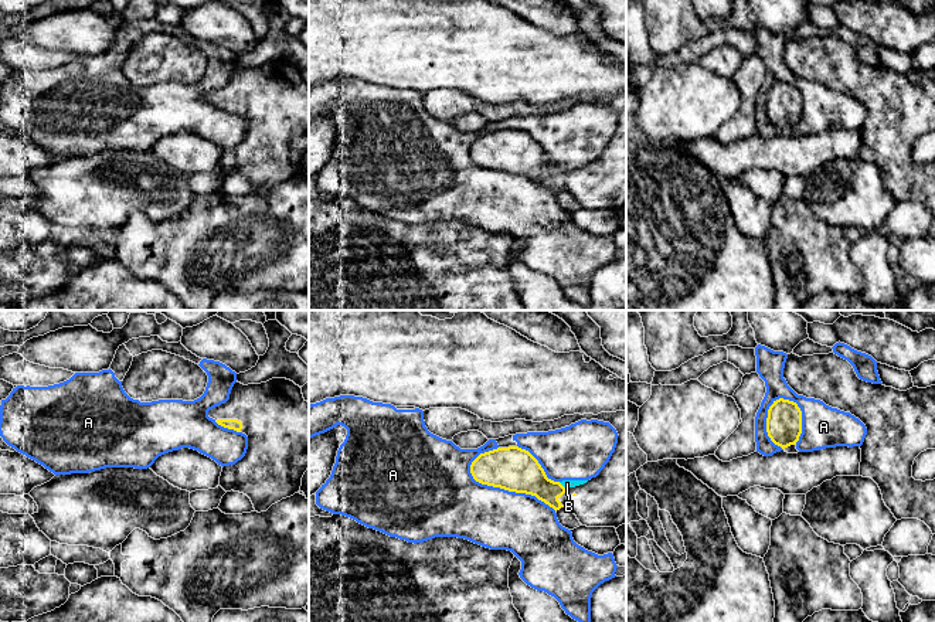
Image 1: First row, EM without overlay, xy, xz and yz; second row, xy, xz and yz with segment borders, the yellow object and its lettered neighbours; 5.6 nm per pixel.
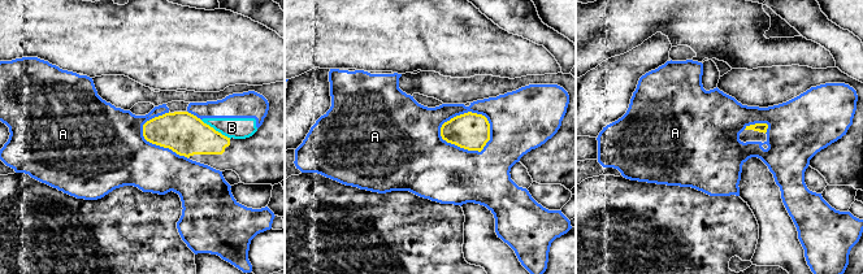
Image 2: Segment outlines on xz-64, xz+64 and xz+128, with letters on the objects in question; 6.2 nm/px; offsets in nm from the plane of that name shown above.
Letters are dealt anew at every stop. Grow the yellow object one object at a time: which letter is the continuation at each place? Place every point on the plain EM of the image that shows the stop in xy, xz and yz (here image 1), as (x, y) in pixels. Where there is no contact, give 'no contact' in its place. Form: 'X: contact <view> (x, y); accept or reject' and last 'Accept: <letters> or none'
A: contact xz (507, 172); reject
B: contact xz (563, 169); reject
Accept: none

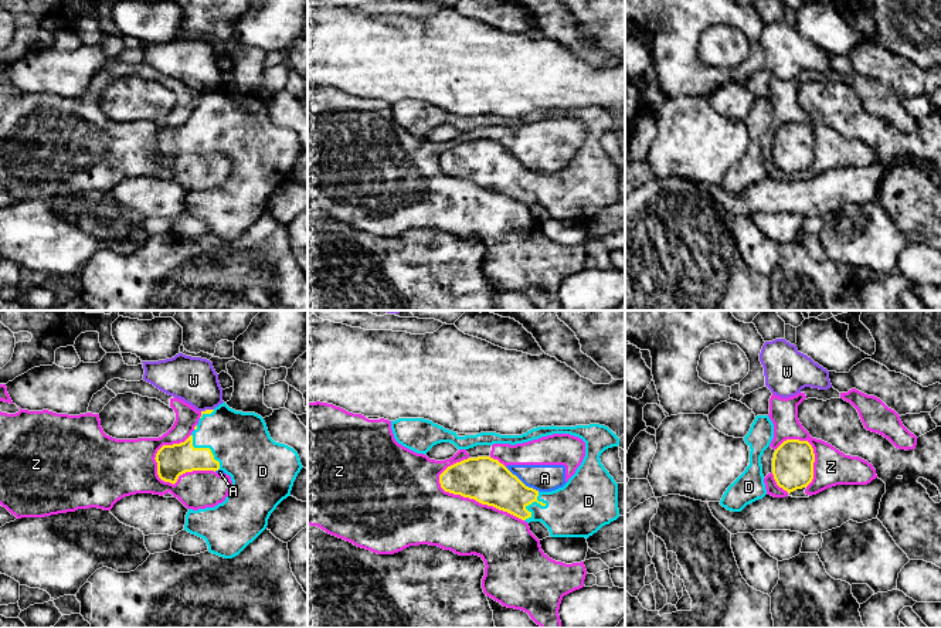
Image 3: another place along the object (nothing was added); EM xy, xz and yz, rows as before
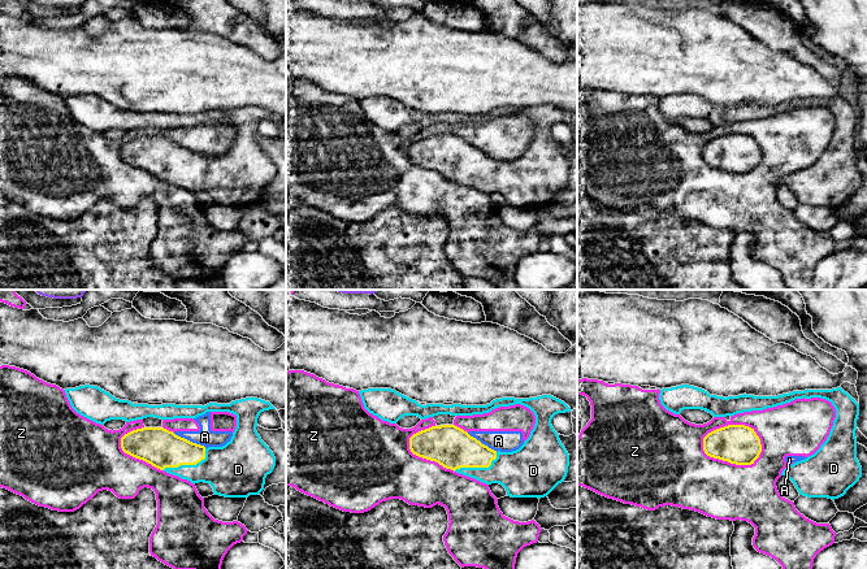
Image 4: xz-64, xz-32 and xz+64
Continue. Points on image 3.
A: contact xz (520, 163); reject
D: contact xz (527, 187); accept
W: contact xy (207, 92); reject
Z: contact xz (476, 183); reject
Accept: D

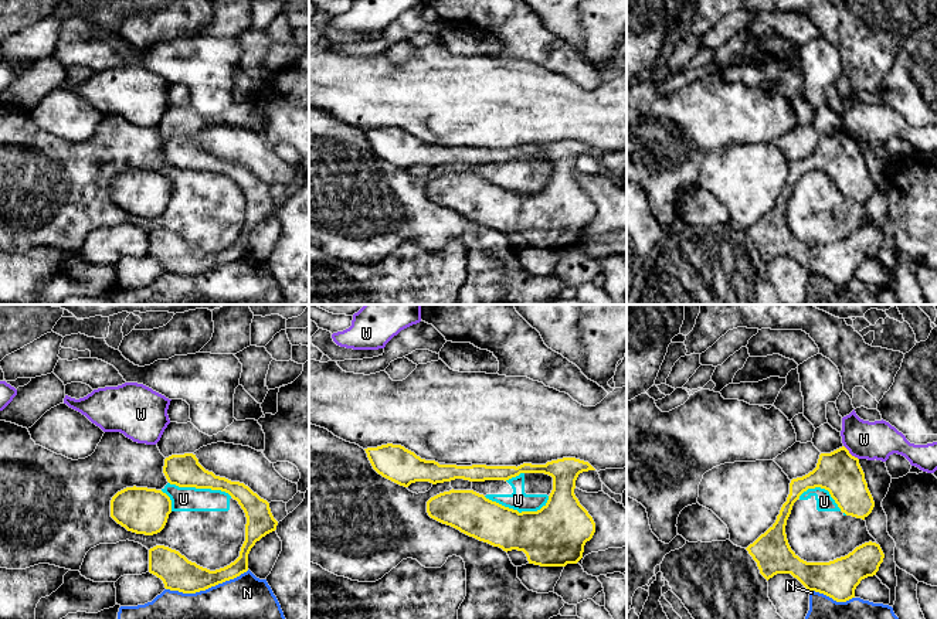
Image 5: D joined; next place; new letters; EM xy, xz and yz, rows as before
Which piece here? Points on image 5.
N: contact xy (207, 271); reject
U: contact xz (516, 193); reject
W: contact yz (849, 136); reject
Accept: none

